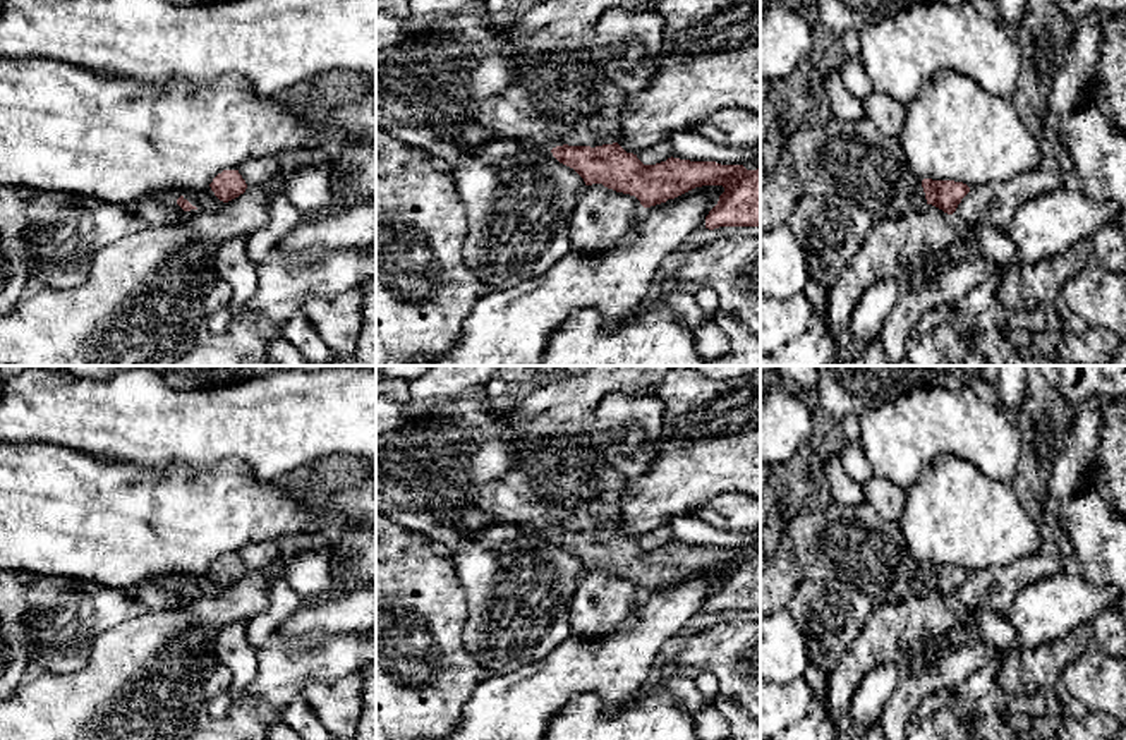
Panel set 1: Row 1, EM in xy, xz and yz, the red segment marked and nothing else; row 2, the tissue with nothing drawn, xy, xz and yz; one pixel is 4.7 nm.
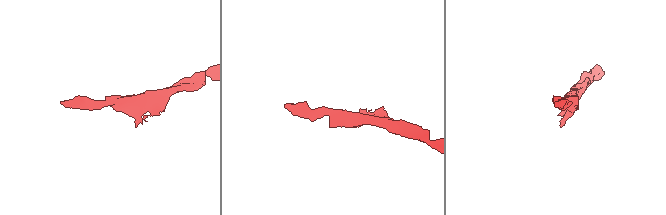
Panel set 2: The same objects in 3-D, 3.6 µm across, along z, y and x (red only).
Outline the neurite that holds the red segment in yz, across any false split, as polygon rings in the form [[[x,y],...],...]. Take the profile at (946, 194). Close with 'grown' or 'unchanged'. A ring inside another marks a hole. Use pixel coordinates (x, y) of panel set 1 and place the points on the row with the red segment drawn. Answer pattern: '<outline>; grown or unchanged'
[[[869,117],[832,118],[824,127],[805,127],[793,132],[784,141],[772,168],[760,179],[760,234],[788,223],[795,204],[803,196],[822,192],[838,192],[867,209],[874,220],[886,220],[920,211],[927,204],[953,215],[970,187],[954,180],[917,177],[899,139],[884,134]]]; grown

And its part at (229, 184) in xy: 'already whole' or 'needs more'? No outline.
needs more

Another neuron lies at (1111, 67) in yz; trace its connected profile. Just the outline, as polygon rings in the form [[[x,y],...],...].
[[[1126,12],[1102,22],[1095,101],[1112,127],[1126,136]]]

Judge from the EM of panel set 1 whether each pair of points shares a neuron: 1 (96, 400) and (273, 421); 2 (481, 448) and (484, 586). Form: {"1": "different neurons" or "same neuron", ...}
{"1": "same neuron", "2": "same neuron"}

